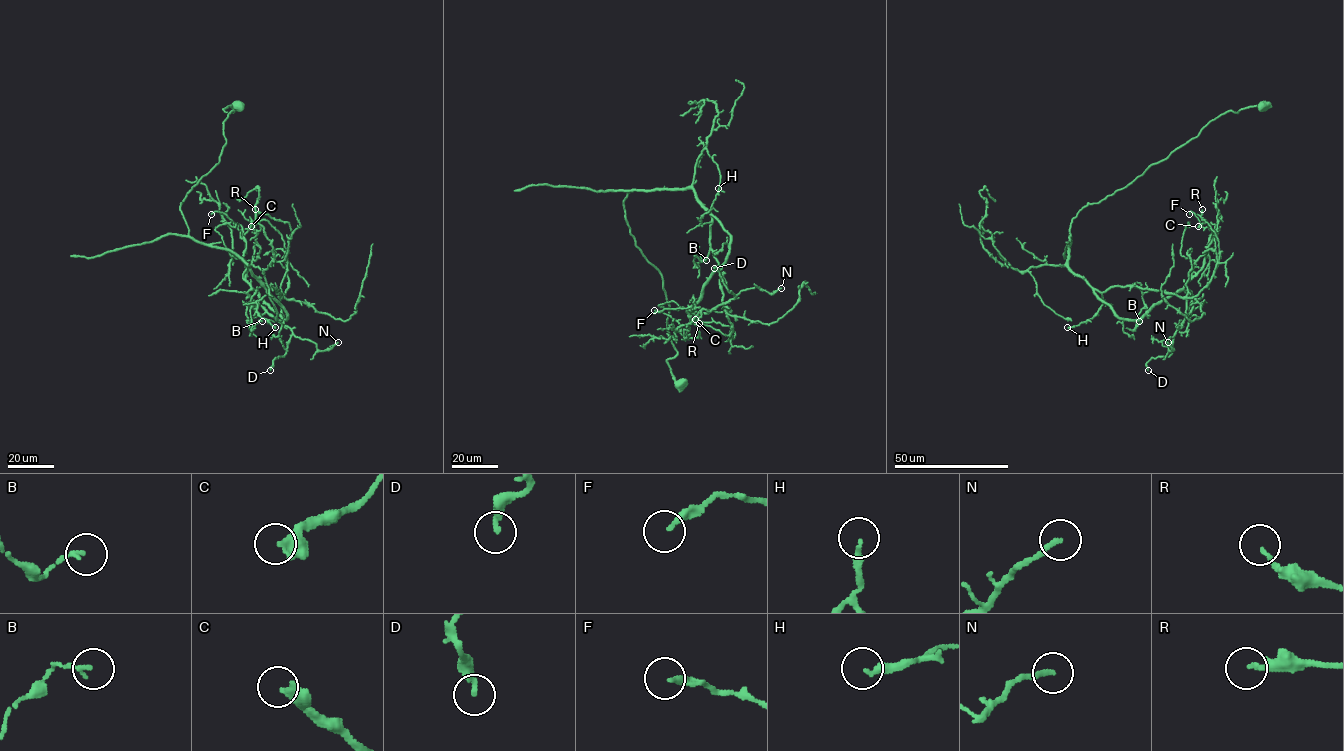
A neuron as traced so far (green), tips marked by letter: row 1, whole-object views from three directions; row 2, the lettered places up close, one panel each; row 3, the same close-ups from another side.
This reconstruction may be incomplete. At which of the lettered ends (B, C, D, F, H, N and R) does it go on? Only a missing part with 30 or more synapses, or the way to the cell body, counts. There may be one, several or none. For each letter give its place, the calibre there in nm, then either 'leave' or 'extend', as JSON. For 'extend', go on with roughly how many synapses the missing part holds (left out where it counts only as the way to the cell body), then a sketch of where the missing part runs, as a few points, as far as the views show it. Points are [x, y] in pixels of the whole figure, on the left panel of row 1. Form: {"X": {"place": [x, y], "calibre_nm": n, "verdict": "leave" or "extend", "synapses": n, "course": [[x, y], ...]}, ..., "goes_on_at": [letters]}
{"B": {"place": [262, 321], "calibre_nm": 170, "verdict": "leave"}, "C": {"place": [251, 226], "calibre_nm": 280, "verdict": "leave"}, "D": {"place": [270, 370], "calibre_nm": 220, "verdict": "leave"}, "F": {"place": [211, 214], "calibre_nm": 240, "verdict": "leave"}, "H": {"place": [275, 327], "calibre_nm": 240, "verdict": "leave"}, "N": {"place": [338, 342], "calibre_nm": 190, "verdict": "leave"}, "R": {"place": [255, 209], "calibre_nm": 160, "verdict": "leave"}, "goes_on_at": []}

